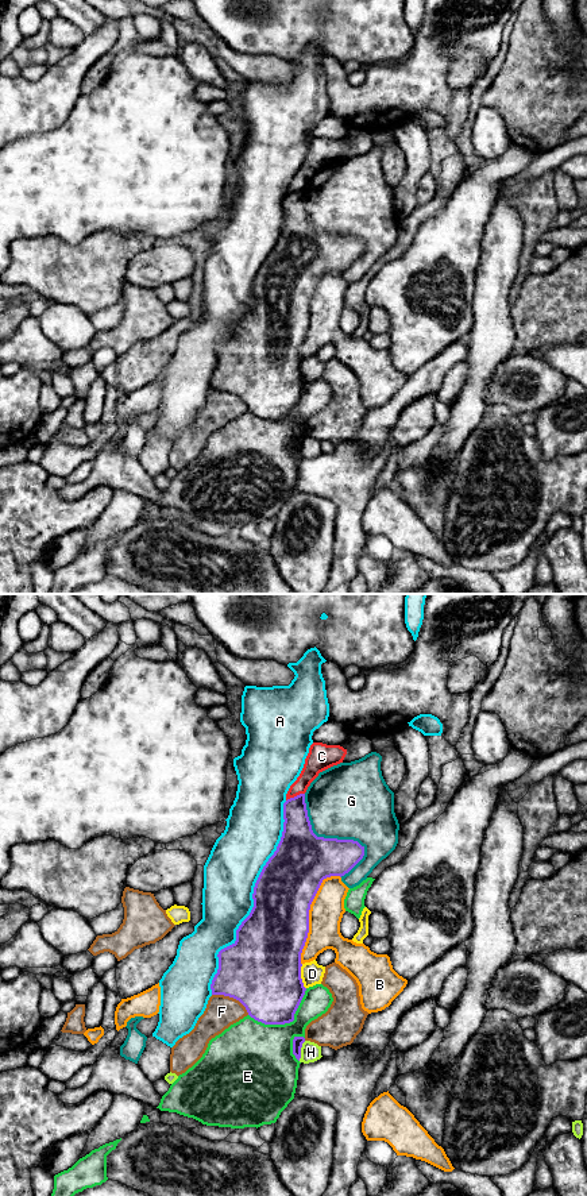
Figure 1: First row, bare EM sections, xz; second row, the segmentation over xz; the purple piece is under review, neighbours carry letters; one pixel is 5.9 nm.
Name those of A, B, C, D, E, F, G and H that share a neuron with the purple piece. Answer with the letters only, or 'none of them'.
none of them

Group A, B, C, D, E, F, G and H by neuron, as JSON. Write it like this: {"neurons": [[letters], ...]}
{"neurons": [["A"], ["B"], ["C"], ["D"], ["E"], ["F"], ["G"], ["H"]]}

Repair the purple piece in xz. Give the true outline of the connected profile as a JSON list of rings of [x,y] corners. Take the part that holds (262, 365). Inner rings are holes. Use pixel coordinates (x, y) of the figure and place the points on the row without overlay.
[[[305,189],[283,198],[283,227],[274,250],[254,282],[254,302],[236,325],[236,336],[217,350],[219,364],[211,385],[239,396],[248,410],[264,420],[285,420],[294,409],[306,383],[301,374],[301,348],[309,328],[310,300],[324,274],[344,271],[364,251],[354,235],[317,232],[308,212]]]

